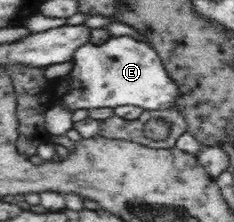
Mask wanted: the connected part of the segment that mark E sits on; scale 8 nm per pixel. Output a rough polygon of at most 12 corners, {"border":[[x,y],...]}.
{"border":[[132,36],[73,52],[71,112],[174,108],[158,52]]}

